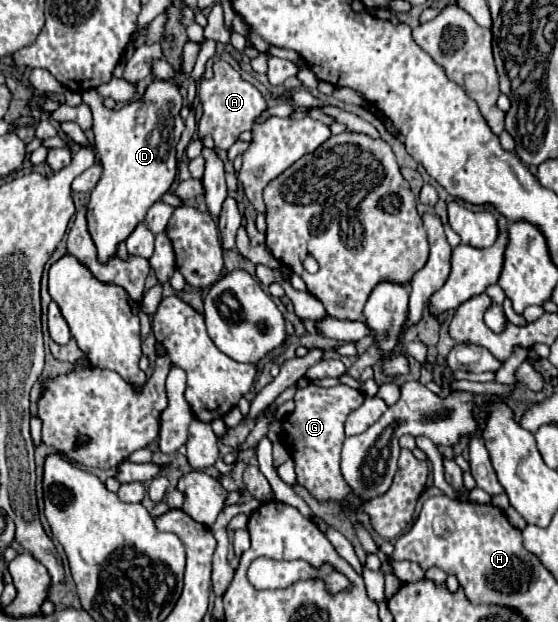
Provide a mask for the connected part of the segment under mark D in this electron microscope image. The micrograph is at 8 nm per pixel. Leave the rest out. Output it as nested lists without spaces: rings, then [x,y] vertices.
[[[172,78],[150,82],[138,100],[132,100],[120,110],[104,108],[104,99],[96,89],[86,90],[81,96],[94,116],[94,147],[102,162],[102,178],[90,194],[88,228],[100,262],[106,262],[116,254],[118,244],[130,236],[136,224],[144,220],[148,208],[158,202],[176,180],[176,144],[184,130],[180,116],[184,100],[180,84]]]

